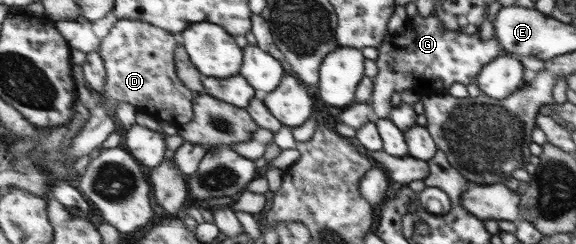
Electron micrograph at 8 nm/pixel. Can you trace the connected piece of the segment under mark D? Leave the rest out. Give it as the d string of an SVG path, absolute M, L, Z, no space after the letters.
M117 20L108 35L102 39L100 48L107 75L106 85L101 93L104 99L90 110L91 118L83 131L75 137L69 150L61 149L63 156L68 159L94 156L101 149L101 144L109 138L109 134L117 130L117 104L122 102L128 102L177 127L191 123L194 120L194 100L197 95L188 86L184 86L177 76L175 48L180 42L179 35L149 21Z

